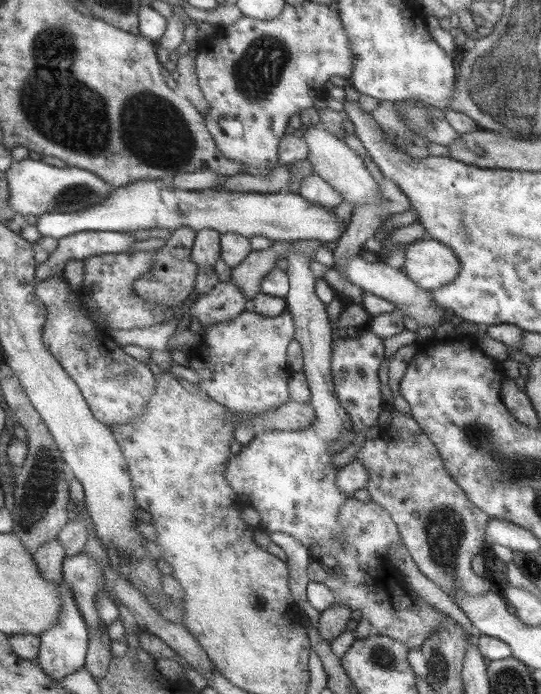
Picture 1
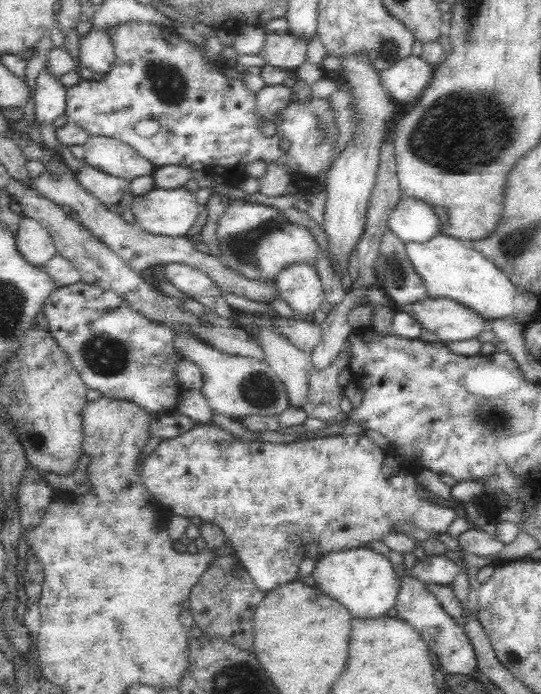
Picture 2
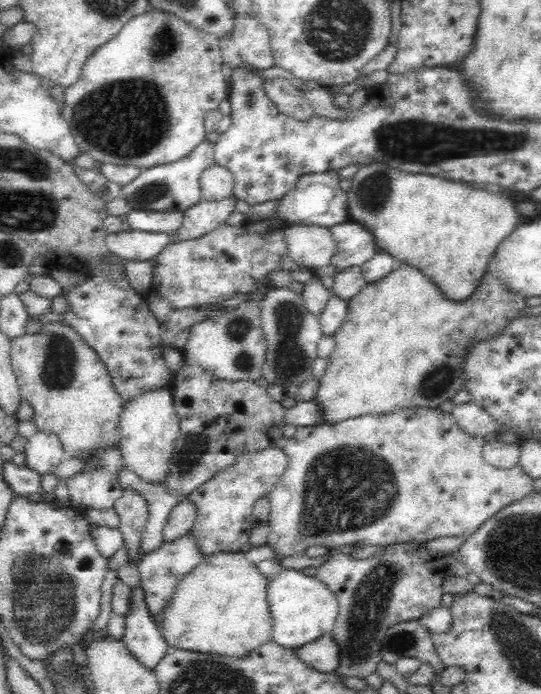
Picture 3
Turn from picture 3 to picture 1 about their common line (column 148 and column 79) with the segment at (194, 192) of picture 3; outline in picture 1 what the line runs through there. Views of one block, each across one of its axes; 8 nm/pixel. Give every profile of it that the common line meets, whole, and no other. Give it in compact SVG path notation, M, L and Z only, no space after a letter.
M28 157L14 161L6 171L10 187L10 206L15 214L33 214L41 217L49 212L76 212L83 208L100 204L109 194L109 182L101 179L94 172L78 167L55 167L42 160Z

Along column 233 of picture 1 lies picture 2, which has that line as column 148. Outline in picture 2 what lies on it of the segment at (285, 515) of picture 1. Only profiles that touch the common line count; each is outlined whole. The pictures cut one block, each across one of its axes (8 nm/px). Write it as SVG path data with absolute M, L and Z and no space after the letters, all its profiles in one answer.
M201 424L182 432L180 436L171 439L162 439L142 463L141 472L142 481L148 487L148 491L154 495L154 499L162 506L170 509L174 515L180 515L188 518L200 517L203 522L214 523L224 531L225 537L230 540L230 545L236 552L240 563L248 571L254 584L264 593L300 578L299 567L304 558L312 558L318 562L327 552L350 549L351 547L367 546L371 541L381 541L381 538L388 533L398 533L394 527L400 523L406 522L429 532L429 534L446 533L448 526L458 516L457 508L439 506L430 501L426 501L417 494L417 482L412 472L401 471L390 478L382 473L382 462L390 452L382 450L372 439L366 435L334 435L310 438L305 440L296 440L289 443L270 443L260 440L247 441L236 438L230 432L214 426L213 424Z

